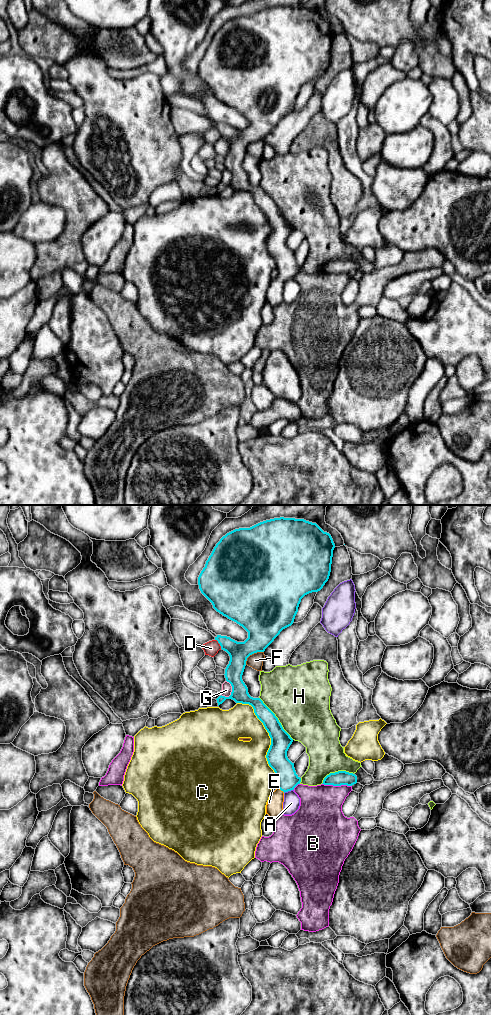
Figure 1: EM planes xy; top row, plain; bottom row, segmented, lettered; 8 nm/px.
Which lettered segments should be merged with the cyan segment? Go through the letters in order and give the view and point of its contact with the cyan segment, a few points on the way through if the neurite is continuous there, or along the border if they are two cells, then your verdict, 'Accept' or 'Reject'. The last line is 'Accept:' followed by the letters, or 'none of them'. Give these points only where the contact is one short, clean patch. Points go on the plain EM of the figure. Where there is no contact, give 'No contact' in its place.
A: Touches cyan at xy (288, 278). Reject
B: Touches cyan at xy (337, 273). Reject
C: Touches cyan at xy (269, 223). Reject
D: Touches cyan at xy (219, 131). Reject
E: Touches cyan at xy (281, 278). Path across: xy (286, 264), (286, 271), (281, 278), (276, 286), (274, 296). Accept
F: Touches cyan at xy (252, 141). Reject
G: Touches cyan at xy (232, 177). Reject
H: Touches cyan at xy (277, 206). Reject
Accept: E

